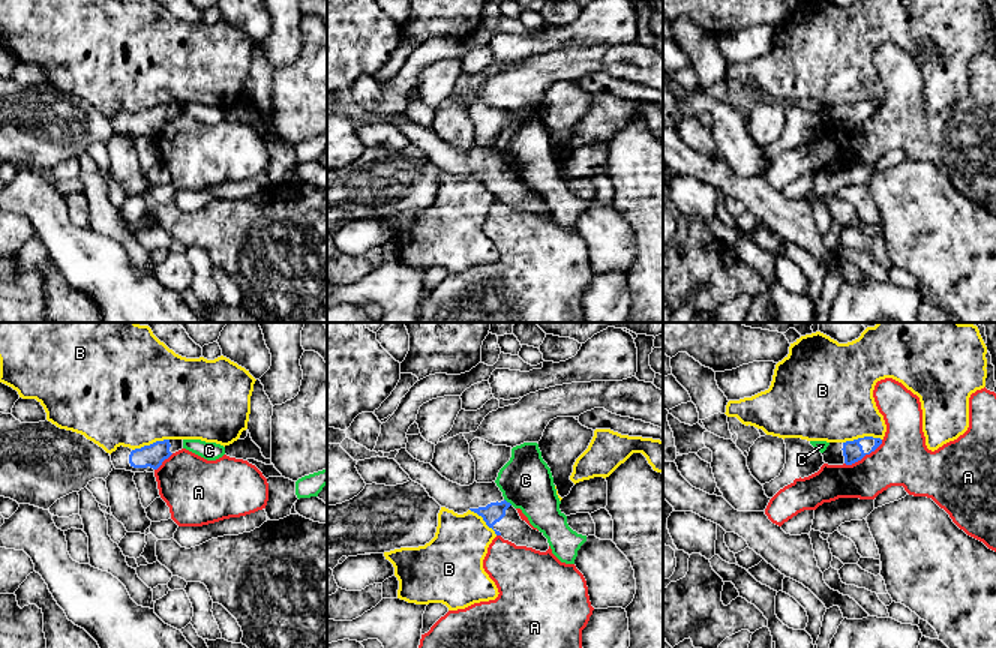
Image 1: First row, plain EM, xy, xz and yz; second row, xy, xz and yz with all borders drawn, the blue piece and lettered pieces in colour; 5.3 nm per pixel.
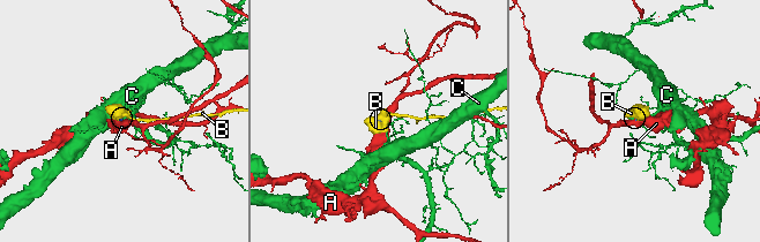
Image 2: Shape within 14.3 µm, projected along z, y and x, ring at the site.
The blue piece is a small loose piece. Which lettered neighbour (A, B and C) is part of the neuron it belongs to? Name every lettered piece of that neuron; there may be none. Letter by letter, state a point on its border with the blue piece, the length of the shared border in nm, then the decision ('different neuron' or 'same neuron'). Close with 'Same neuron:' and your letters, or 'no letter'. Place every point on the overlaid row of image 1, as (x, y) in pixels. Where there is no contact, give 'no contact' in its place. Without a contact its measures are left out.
A: contact yz (864, 455); length 240 nm; different neuron
B: contact yz (861, 438); length 200 nm; different neuron
C: contact xz (509, 503); length 60 nm; different neuron
Same neuron: no letter

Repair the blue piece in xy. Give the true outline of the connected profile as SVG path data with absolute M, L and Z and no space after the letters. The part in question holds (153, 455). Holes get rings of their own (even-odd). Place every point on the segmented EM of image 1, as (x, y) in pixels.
M164 440L135 450L120 446L110 456L116 470L154 472L165 459L182 448L183 440Z

